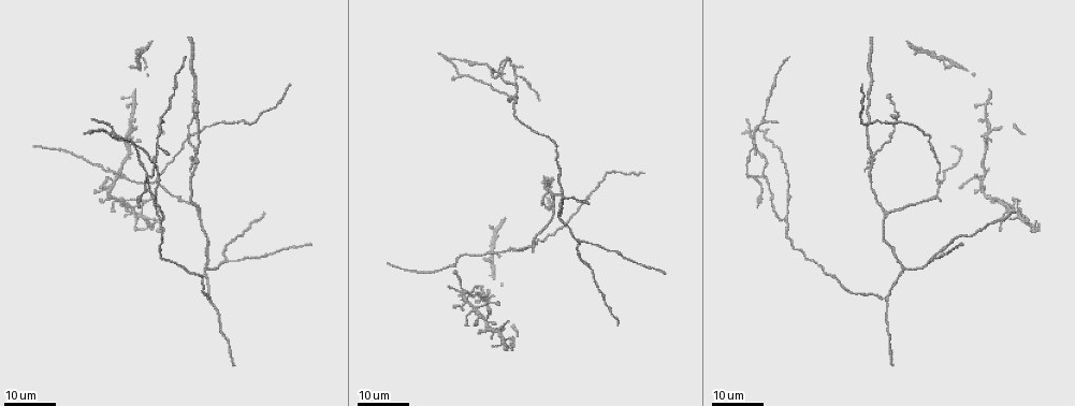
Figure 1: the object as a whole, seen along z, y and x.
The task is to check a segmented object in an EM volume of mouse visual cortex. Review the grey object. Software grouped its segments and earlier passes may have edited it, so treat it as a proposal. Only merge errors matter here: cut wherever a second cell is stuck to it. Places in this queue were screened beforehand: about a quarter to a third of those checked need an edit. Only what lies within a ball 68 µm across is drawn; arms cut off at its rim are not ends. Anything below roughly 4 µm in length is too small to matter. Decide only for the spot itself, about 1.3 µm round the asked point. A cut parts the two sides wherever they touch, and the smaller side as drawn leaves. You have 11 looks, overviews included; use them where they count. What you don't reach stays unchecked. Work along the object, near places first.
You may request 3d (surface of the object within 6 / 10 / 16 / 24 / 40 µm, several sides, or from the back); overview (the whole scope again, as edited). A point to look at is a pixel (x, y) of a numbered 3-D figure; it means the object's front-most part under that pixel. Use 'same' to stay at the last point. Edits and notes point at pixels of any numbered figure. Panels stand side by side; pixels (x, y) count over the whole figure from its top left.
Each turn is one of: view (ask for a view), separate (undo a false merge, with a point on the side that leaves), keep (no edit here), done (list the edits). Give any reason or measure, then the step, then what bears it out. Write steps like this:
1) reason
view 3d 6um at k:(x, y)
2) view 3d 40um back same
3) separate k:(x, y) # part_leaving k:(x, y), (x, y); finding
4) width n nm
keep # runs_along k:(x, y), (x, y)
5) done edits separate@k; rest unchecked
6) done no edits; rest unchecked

small branch off a trunk
view 3d 24um at 1:(198, 156)

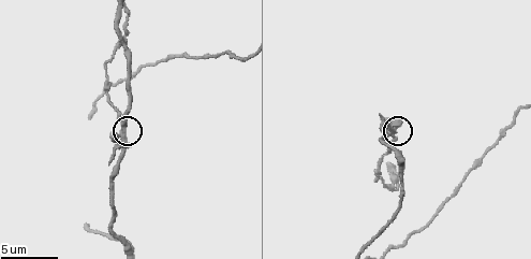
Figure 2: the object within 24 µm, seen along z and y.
view 3d 6um at 2:(125, 129)

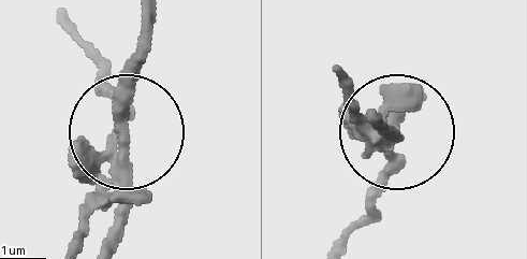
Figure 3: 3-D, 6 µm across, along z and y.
arms 3
separate 3:(69, 147) # two cells meet here

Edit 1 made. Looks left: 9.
see it whole again
view overview

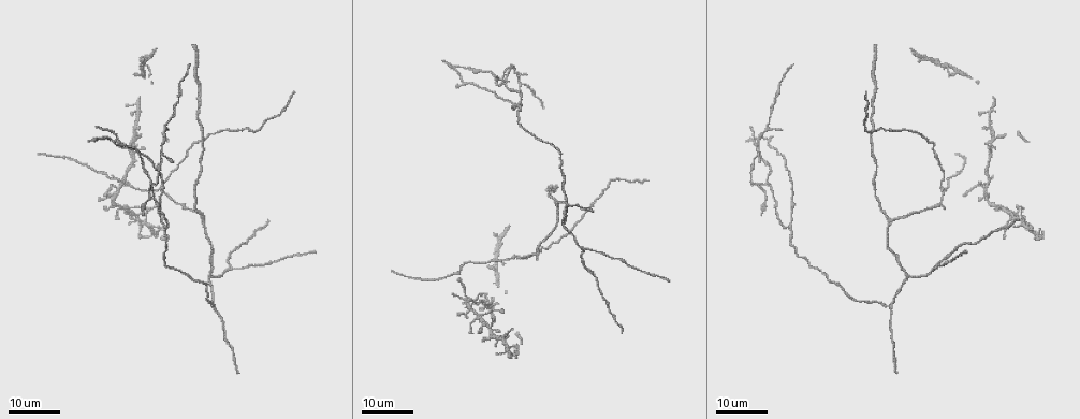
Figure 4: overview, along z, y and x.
a fork
view 3d 24um at 4:(506, 69)

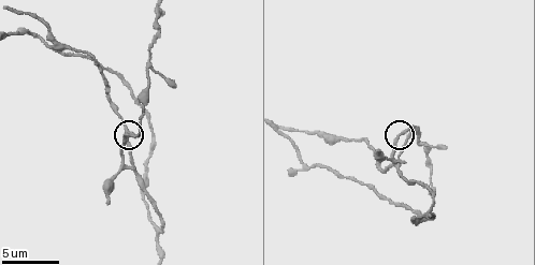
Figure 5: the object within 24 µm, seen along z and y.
view 3d 10um at 5:(132, 135)

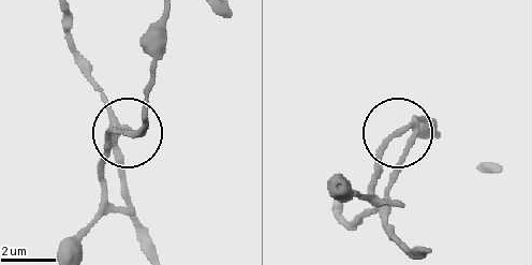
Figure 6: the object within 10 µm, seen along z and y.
separate 6:(105, 131) # two cells meet here

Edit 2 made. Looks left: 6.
see it whole again
view overview

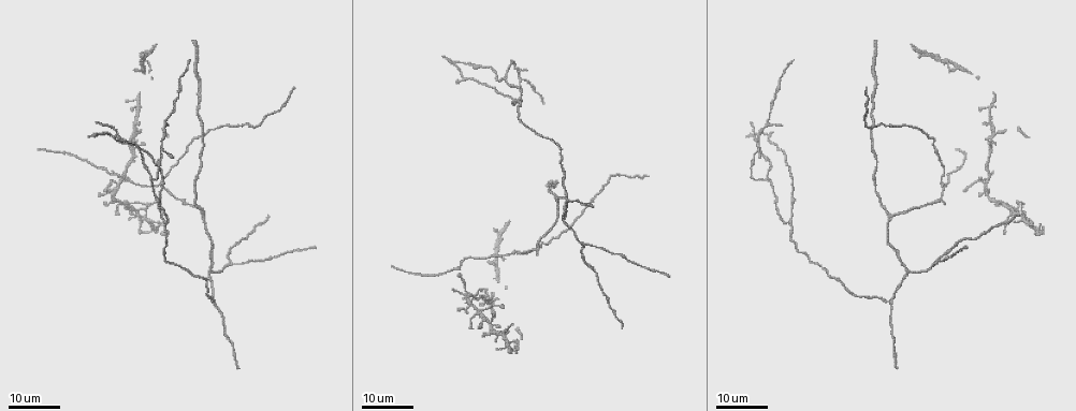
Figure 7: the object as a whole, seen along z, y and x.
side arm on a straight run
view 3d 24um at 7:(522, 96)

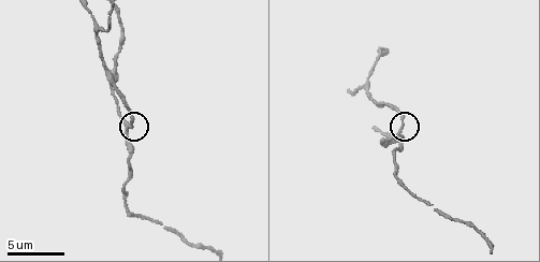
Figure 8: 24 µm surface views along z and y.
view 3d 6um at 8:(399, 130)

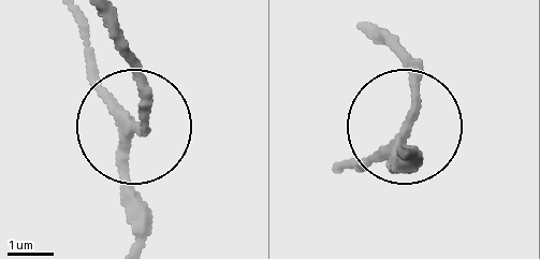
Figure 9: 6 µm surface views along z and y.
from behind
view 3d 6um back at 9:(406, 129)

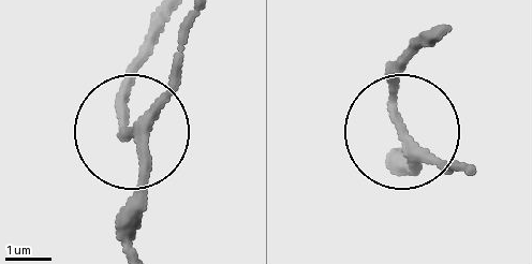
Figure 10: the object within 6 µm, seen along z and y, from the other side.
width 220 nm
keep # one cell here

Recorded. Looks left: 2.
side arm on a straight run
view 3d 16um at 7:(176, 197)

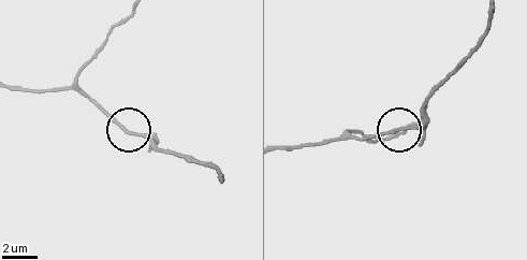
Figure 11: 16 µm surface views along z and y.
view 3d 10um at 11:(407, 125)

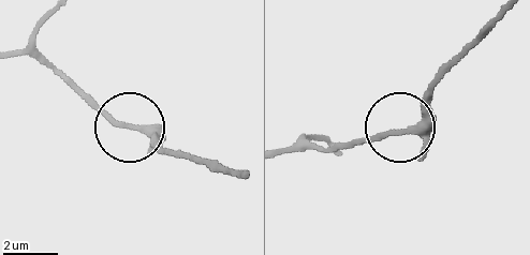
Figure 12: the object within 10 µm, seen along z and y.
arms 3
keep # runs_along 12:(503, 14), (447, 69), (420, 118), (346, 145); one cell here

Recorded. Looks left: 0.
done edits separate@3, separate@6; rest unchecked

